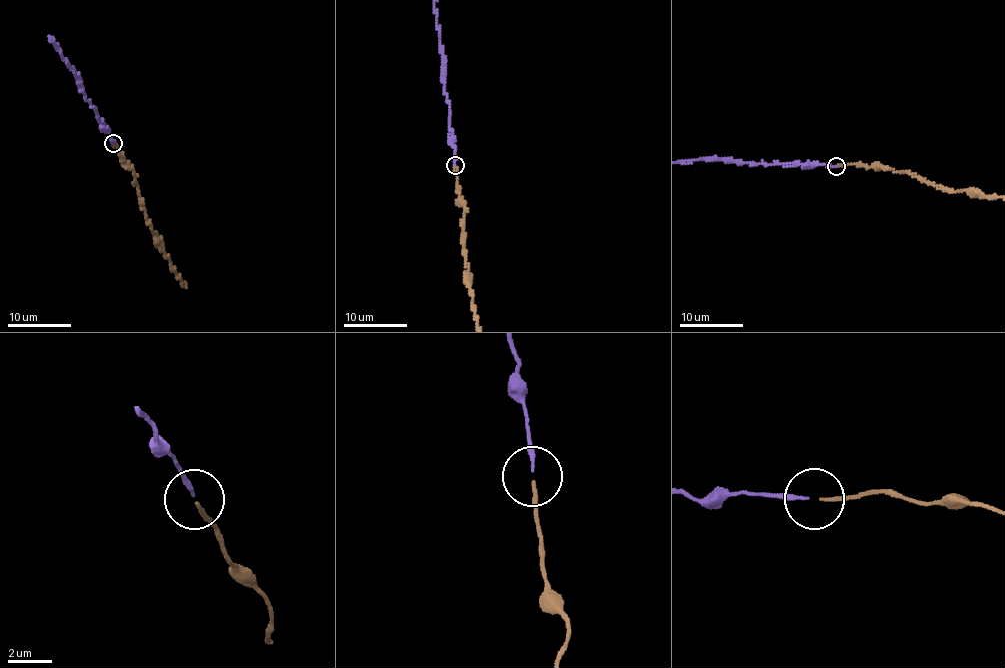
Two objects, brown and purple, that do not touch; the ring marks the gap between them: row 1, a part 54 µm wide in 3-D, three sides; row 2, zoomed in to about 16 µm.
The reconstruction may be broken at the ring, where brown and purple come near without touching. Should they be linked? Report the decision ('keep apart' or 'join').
join

